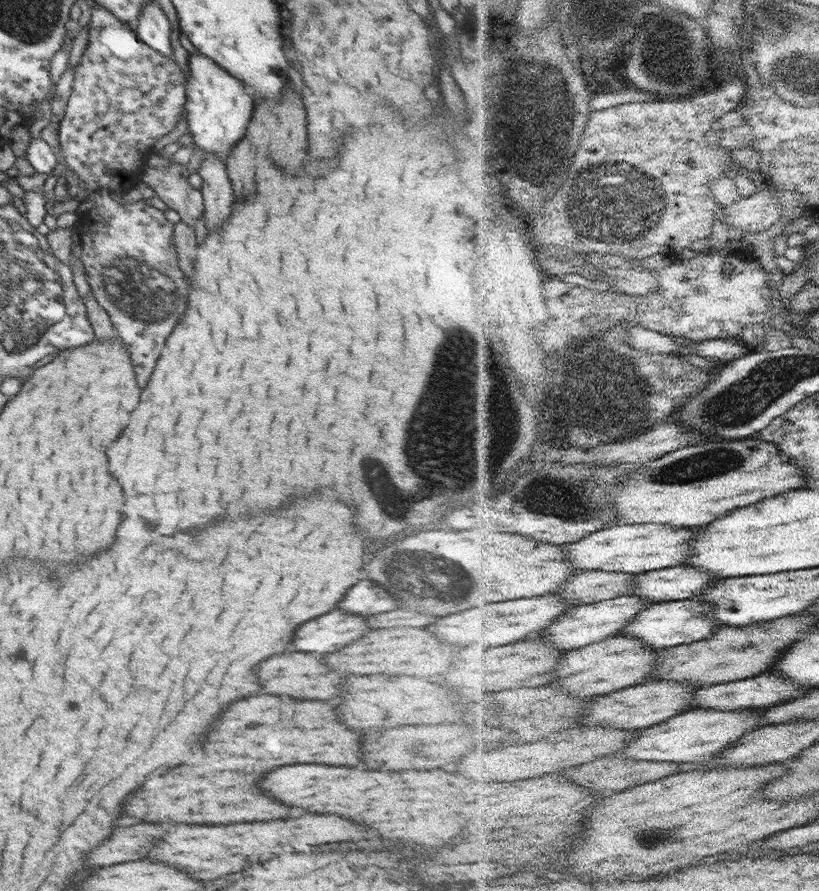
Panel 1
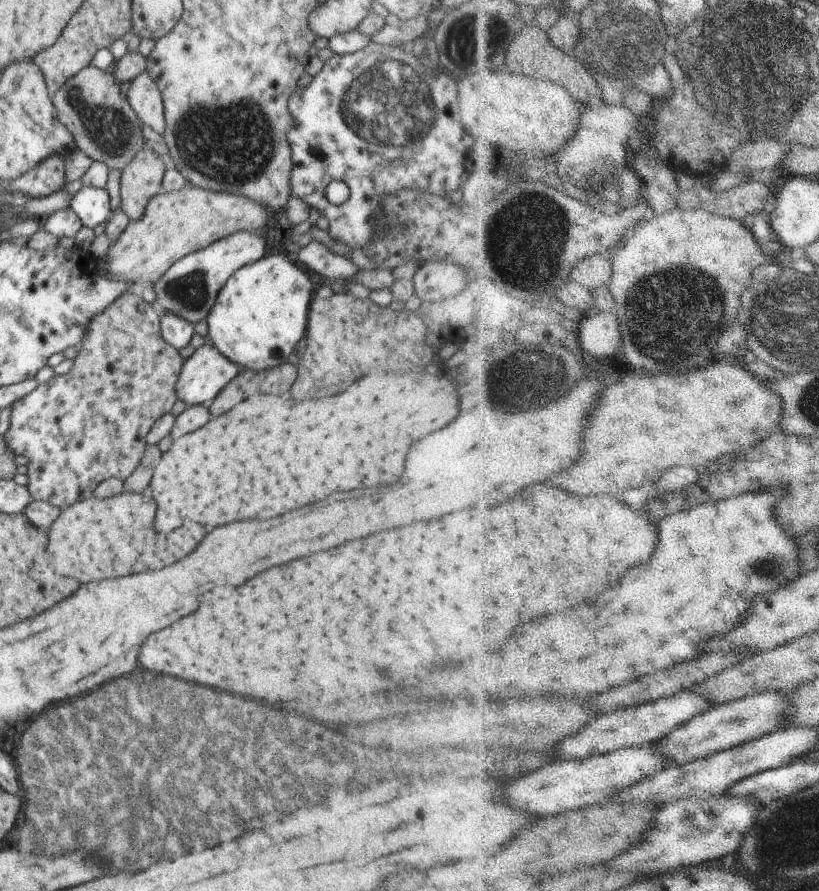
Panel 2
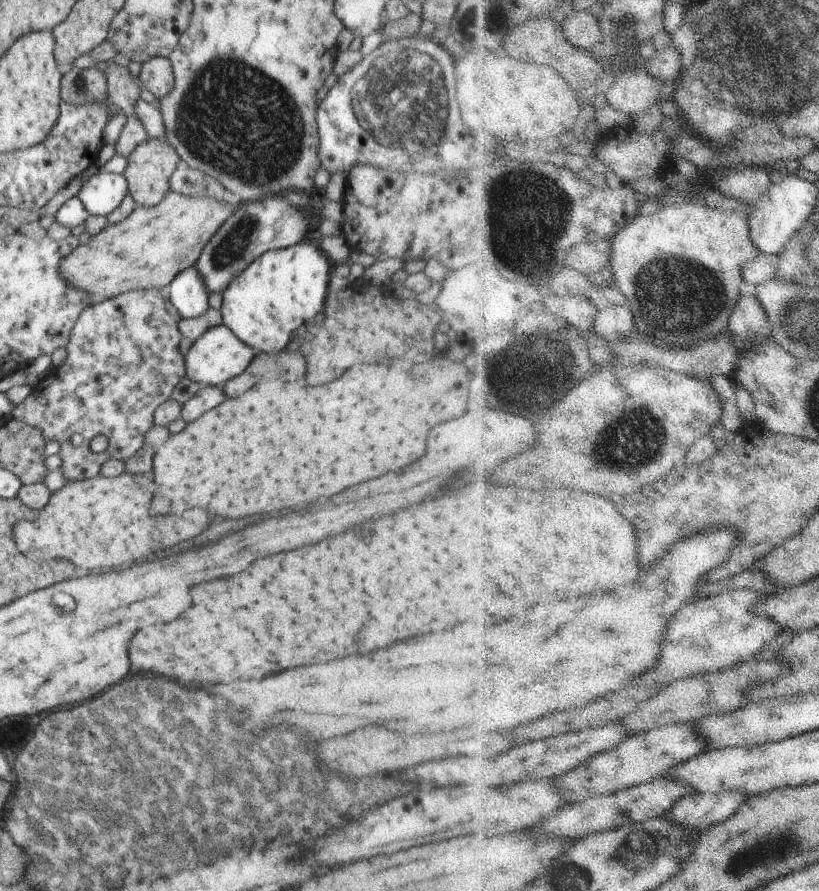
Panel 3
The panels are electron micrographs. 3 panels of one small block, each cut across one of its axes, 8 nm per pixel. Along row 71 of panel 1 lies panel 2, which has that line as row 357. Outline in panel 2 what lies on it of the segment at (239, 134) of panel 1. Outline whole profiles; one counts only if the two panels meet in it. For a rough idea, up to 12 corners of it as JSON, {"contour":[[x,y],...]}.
{"contour":[[205,344],[184,361],[176,396],[210,402],[242,368]]}

